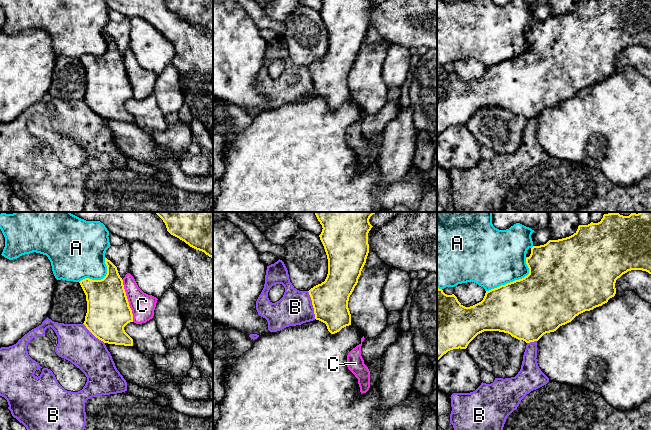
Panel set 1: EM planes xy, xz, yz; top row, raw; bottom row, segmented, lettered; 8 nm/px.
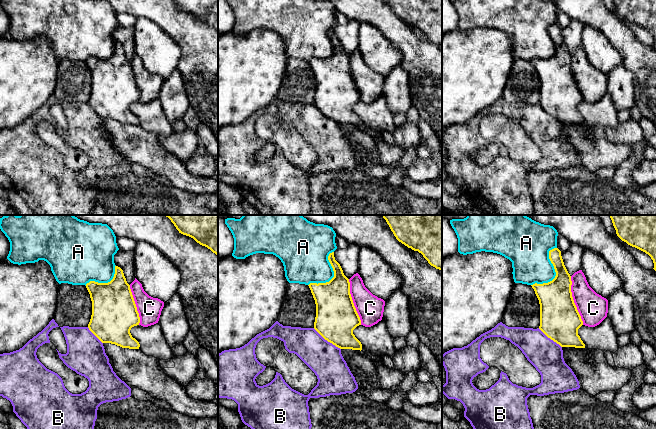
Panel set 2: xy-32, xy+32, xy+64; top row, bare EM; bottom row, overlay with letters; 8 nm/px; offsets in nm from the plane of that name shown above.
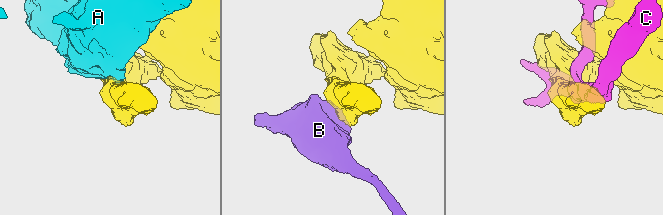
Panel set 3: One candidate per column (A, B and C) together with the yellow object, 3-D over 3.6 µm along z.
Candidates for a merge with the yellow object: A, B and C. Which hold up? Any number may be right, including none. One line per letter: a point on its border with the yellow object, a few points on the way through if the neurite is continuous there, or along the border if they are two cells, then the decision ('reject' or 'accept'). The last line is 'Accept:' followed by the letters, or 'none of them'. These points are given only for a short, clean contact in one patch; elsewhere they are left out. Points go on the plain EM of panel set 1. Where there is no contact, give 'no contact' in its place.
A: contact yz (515, 56); reject
B: contact xz (312, 80); border xz (307, 67), (315, 94); reject
C: contact xy (127, 76); reject
Accept: none of them

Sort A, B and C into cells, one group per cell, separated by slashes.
A / B / C

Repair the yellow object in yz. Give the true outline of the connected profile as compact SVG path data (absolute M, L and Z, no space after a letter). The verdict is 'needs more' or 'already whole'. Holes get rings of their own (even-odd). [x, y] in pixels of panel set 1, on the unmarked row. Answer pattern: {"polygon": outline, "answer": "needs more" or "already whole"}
{"polygon": "M588 0L579 1L577 7L566 14L549 16L546 20L533 22L531 30L526 34L529 50L522 55L501 61L486 67L483 76L473 82L465 83L452 71L447 71L442 65L437 64L437 137L448 127L453 125L466 125L468 120L484 107L499 107L510 110L512 113L526 119L538 117L544 110L556 107L560 102L571 98L579 90L602 82L615 72L615 59L618 54L631 46L642 46L651 50L651 0Z", "answer": "already whole"}

